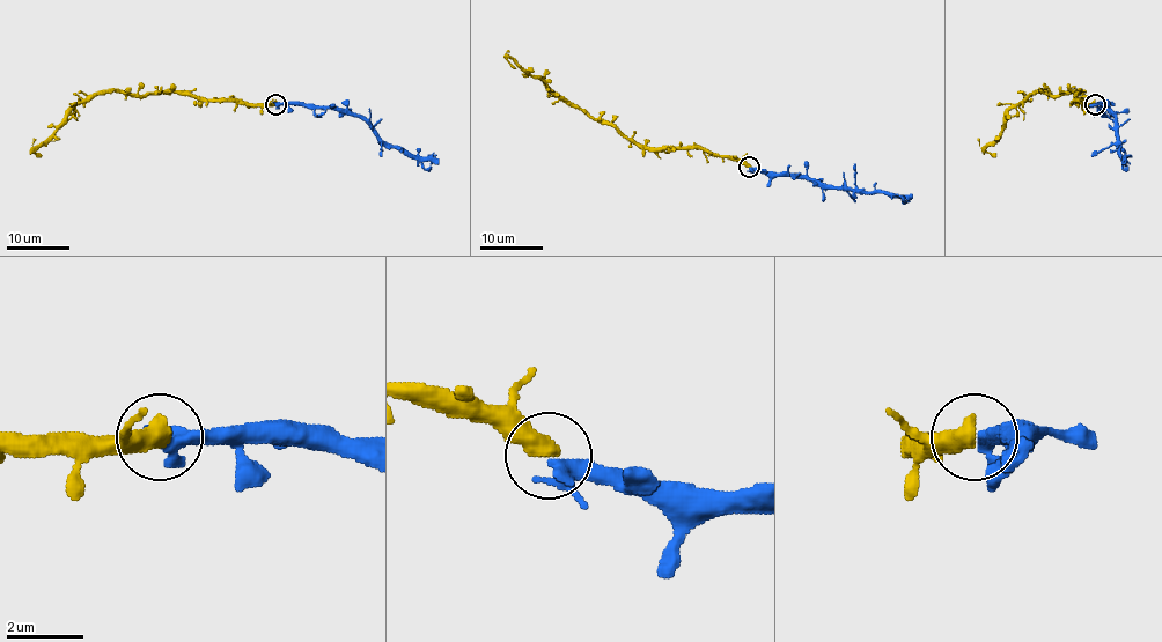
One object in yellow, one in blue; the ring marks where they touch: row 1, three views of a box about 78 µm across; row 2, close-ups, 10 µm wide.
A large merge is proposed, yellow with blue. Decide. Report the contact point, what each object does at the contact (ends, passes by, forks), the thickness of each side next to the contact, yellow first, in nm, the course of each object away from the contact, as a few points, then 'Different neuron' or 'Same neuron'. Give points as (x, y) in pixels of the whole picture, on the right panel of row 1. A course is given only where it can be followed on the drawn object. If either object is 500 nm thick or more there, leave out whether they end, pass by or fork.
Place: (1095, 104). Thickness 550 nm (yellow) against 340 nm. Course of yellow: (1094, 104), (1075, 100), (1074, 91), (1053, 95), (1036, 91), (1008, 112), (1006, 126), (984, 149), (995, 157). Course of blue: (1096, 104), (1112, 115), (1125, 163). Same neuron

